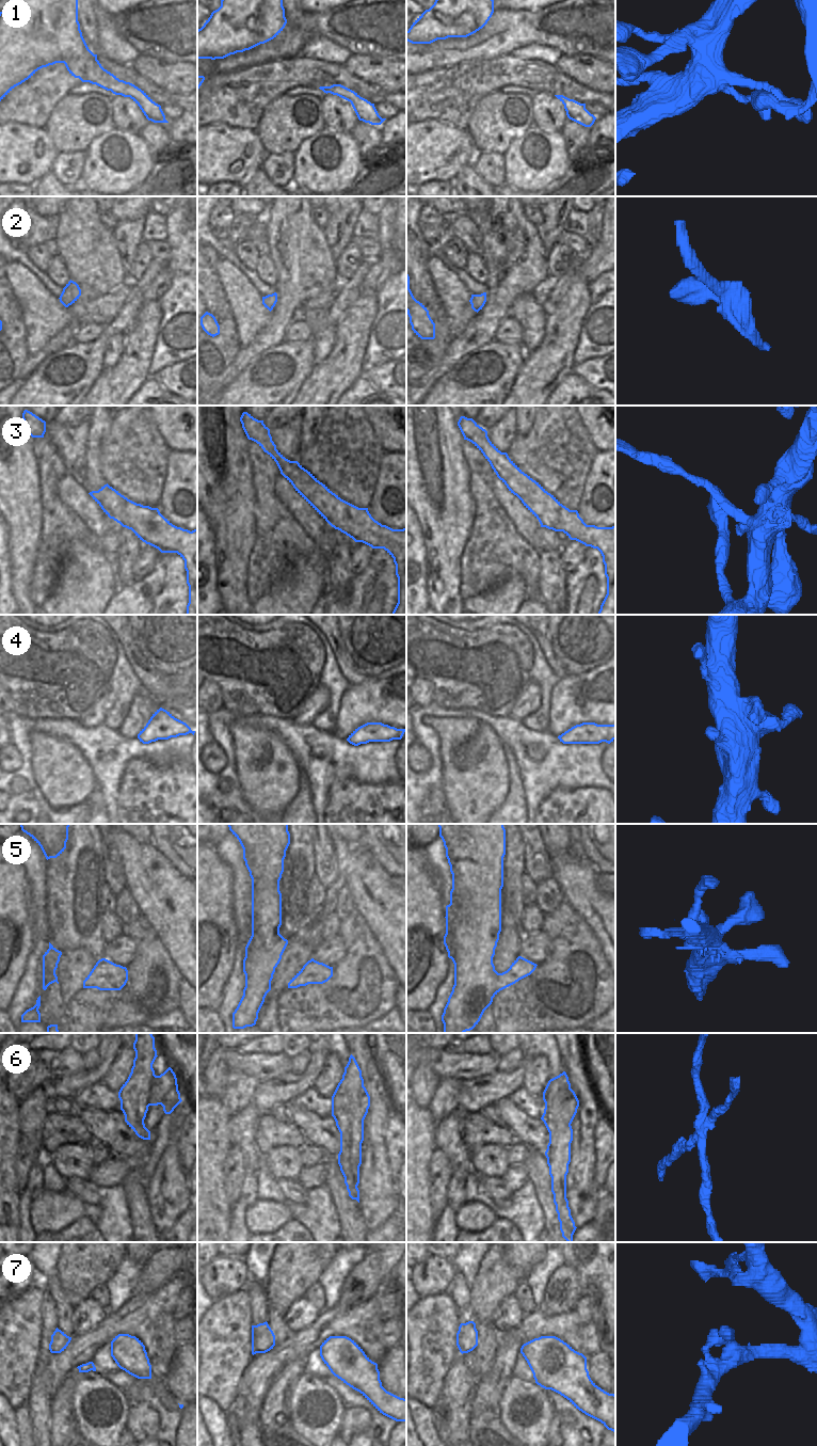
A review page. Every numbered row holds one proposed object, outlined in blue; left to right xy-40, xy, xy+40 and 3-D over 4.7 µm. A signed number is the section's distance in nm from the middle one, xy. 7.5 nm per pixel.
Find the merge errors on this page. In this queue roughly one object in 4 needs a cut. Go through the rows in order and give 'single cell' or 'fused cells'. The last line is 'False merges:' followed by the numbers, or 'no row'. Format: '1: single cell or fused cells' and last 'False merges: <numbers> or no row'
1: single cell
2: single cell
3: fused cells
4: single cell
5: single cell
6: fused cells
7: single cell
False merges: 3, 6

